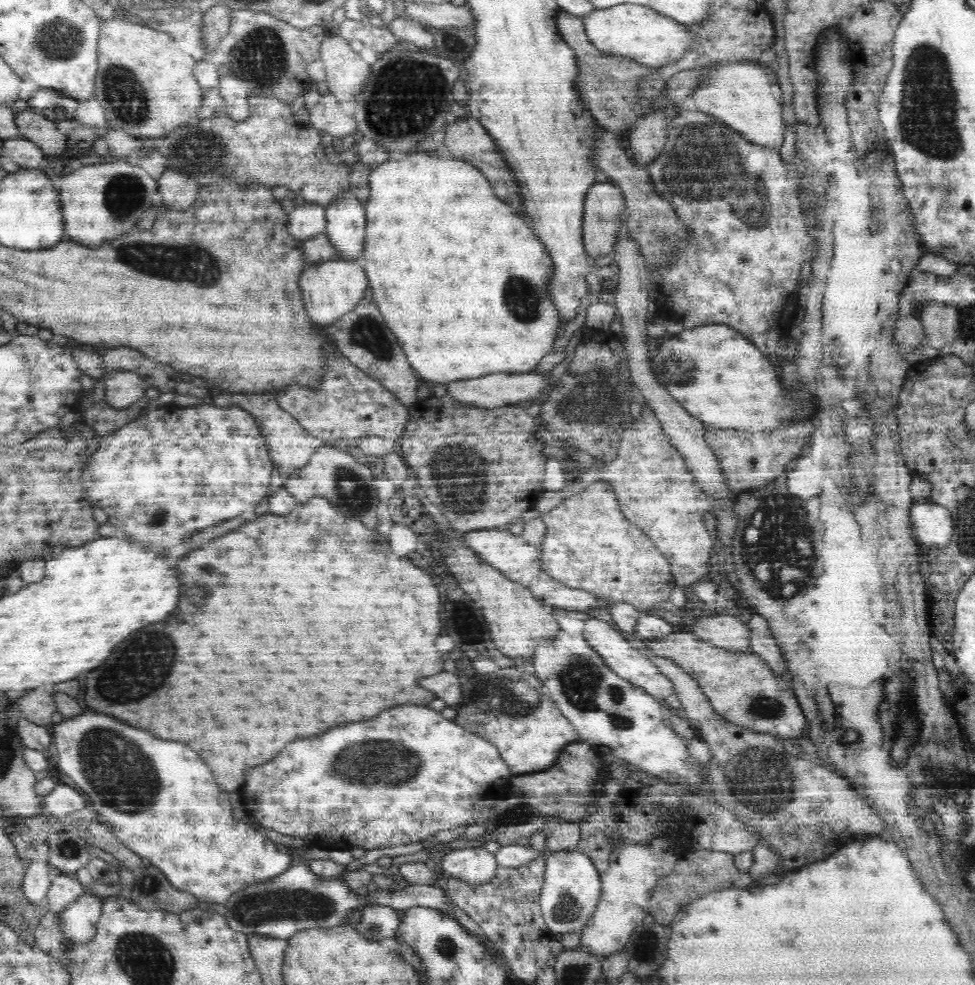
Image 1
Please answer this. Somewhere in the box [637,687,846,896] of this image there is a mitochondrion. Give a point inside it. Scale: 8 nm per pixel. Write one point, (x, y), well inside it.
(760, 776)

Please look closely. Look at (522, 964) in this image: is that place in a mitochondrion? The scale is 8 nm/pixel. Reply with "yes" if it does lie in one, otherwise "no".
no

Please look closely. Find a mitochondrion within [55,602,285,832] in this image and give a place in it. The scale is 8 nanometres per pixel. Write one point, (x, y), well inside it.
(122, 775)

